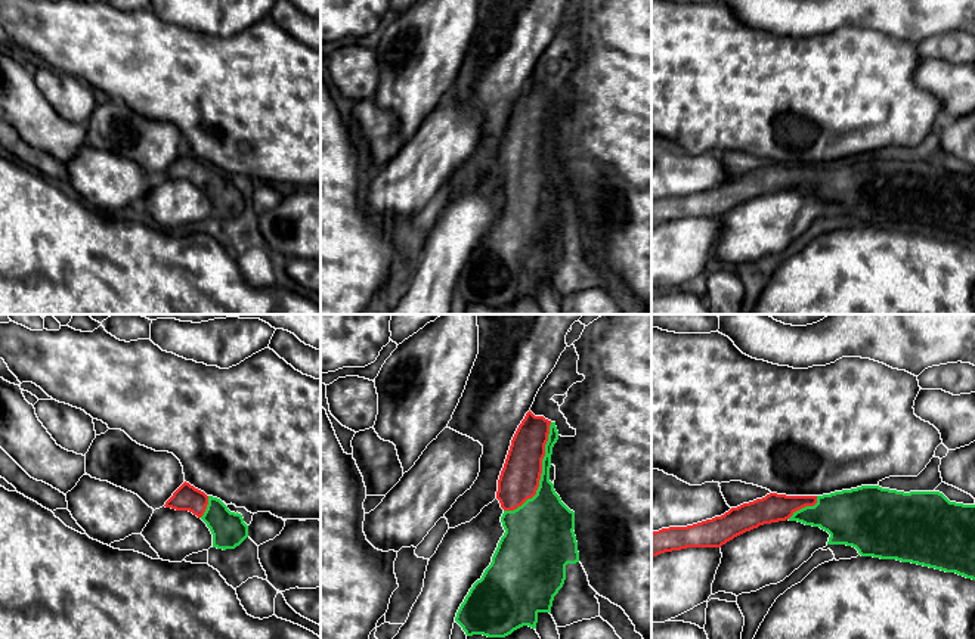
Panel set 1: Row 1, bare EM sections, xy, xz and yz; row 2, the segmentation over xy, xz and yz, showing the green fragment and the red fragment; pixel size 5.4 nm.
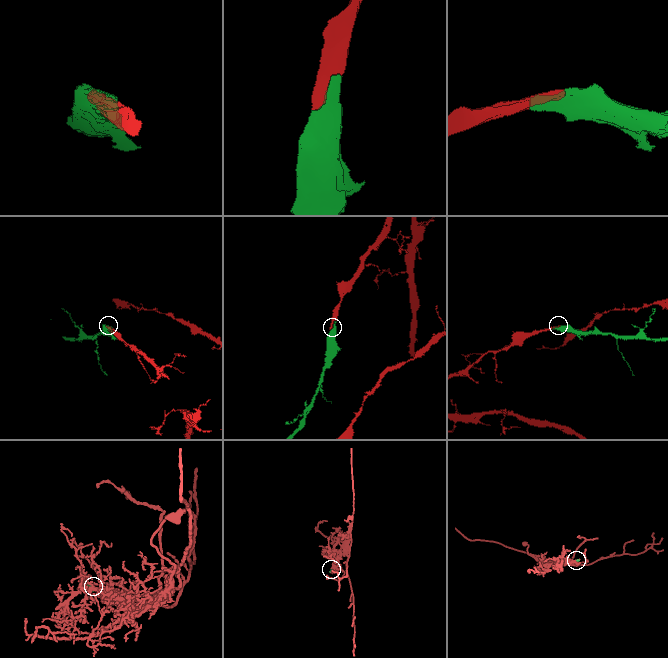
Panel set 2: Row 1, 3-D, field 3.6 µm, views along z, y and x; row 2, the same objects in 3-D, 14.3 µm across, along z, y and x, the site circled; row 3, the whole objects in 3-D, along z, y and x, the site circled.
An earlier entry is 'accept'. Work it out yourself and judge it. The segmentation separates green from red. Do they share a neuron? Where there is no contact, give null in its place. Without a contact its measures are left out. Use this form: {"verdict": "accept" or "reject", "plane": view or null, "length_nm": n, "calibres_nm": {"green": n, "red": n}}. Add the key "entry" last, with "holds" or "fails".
{"verdict": "accept", "plane": "xz", "length_nm": 550, "calibres_nm": {"green": 280, "red": 220}, "entry": "holds"}

